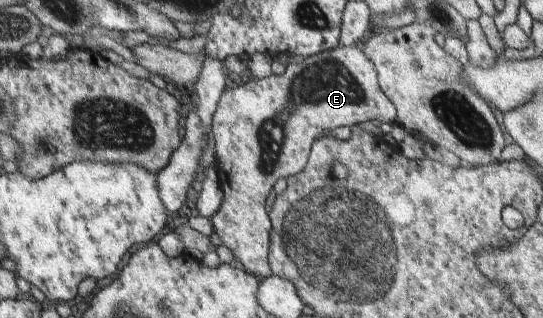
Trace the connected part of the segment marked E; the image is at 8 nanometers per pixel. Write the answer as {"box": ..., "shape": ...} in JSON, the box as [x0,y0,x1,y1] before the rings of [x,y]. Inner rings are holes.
{"box":[212,45,397,280],"shape":[[[361,45],[337,46],[286,68],[283,75],[271,74],[262,79],[247,78],[233,89],[223,92],[212,129],[216,140],[217,168],[224,191],[224,200],[219,211],[212,217],[214,233],[229,248],[245,270],[257,275],[259,280],[273,274],[270,265],[270,241],[273,231],[272,219],[265,209],[267,195],[271,195],[279,179],[301,173],[309,163],[314,141],[324,133],[343,126],[355,126],[363,121],[395,123],[397,109],[391,99],[379,87],[375,63],[365,55]]]}

